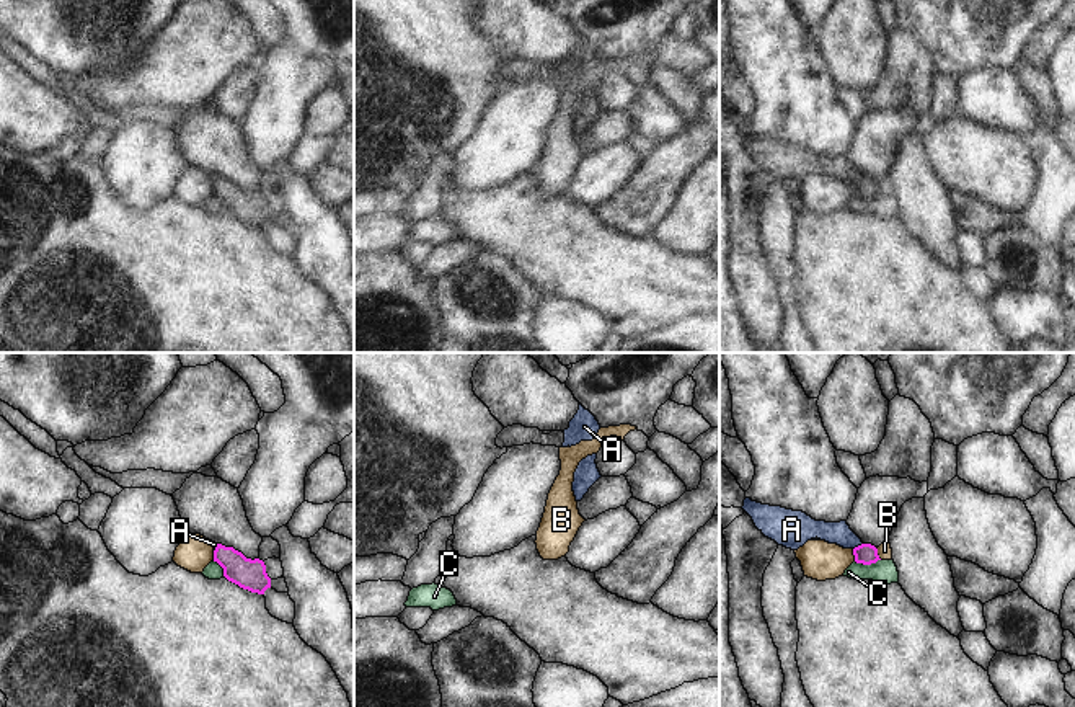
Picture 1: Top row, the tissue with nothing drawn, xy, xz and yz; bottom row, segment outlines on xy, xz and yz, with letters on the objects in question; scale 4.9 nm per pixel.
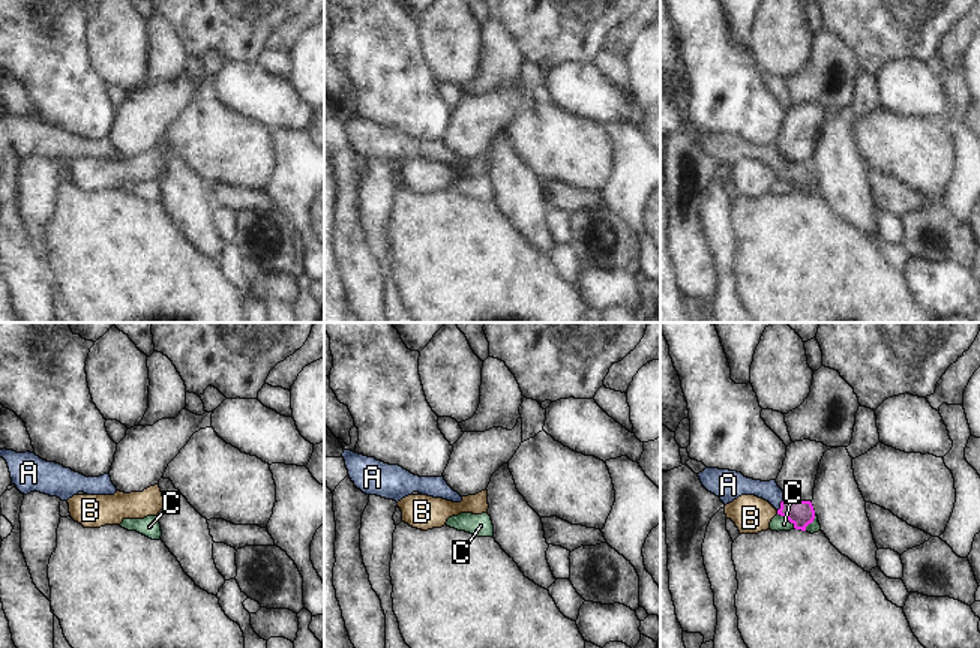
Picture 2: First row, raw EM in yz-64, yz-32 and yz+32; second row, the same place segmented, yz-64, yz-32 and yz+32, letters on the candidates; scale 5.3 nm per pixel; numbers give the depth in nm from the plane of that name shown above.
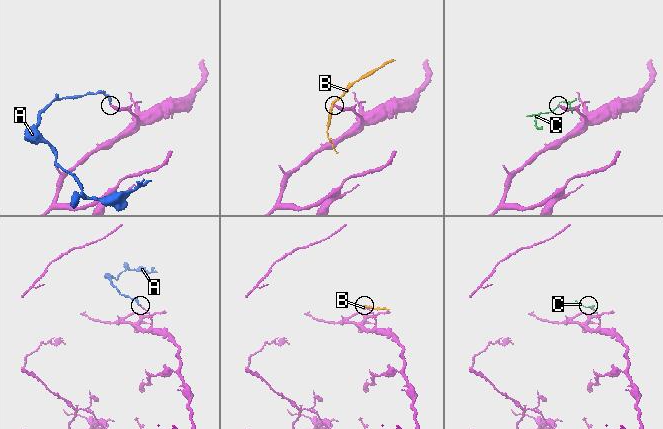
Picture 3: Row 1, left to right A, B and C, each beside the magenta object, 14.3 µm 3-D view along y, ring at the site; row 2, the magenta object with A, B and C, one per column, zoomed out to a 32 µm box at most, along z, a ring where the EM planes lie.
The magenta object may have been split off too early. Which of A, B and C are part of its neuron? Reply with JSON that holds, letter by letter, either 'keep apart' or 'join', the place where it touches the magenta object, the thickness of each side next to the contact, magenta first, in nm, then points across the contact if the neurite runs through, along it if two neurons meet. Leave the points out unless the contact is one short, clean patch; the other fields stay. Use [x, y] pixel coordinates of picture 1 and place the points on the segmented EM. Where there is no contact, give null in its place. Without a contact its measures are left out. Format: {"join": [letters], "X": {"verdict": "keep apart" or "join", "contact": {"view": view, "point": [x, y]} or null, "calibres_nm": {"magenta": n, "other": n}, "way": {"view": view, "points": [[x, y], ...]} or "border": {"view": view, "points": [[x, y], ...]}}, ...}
{"join": ["A"], "A": {"verdict": "join", "contact": {"view": "yz", "point": [858, 546]}, "calibres_nm": {"magenta": 110, "other": 110}, "way": {"view": "yz", "points": [[867, 554], [858, 546], [834, 533]]}}, "B": {"verdict": "keep apart", "contact": {"view": "yz", "point": [876, 554]}, "calibres_nm": {"magenta": 110, "other": 70}, "border": {"view": "yz", "points": [[875, 547], [881, 559]]}}, "C": {"verdict": "keep apart", "contact": {"view": "yz", "point": [867, 564]}, "calibres_nm": {"magenta": 110, "other": 120}, "border": {"view": "yz", "points": [[880, 559], [870, 564], [855, 562]]}}}

